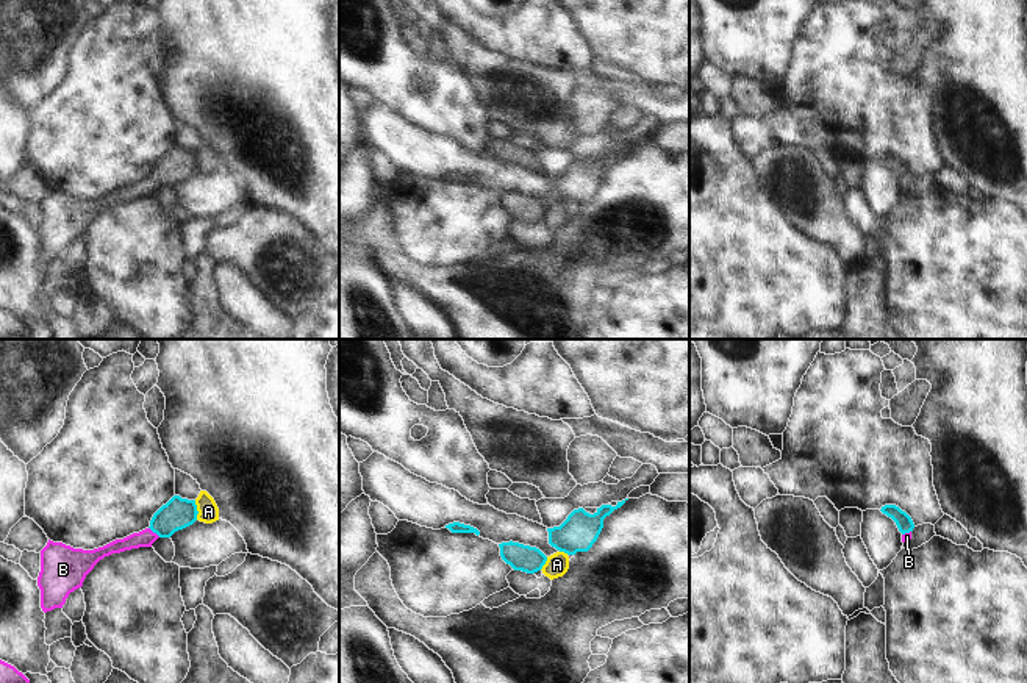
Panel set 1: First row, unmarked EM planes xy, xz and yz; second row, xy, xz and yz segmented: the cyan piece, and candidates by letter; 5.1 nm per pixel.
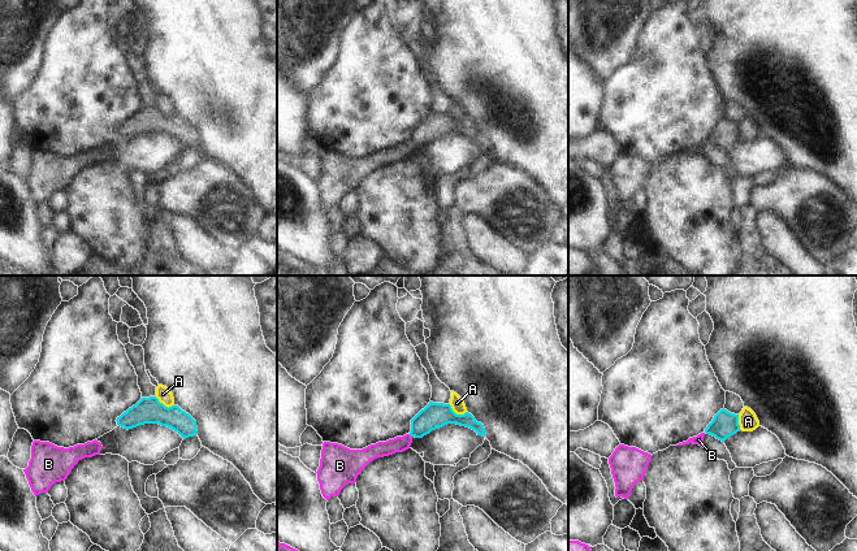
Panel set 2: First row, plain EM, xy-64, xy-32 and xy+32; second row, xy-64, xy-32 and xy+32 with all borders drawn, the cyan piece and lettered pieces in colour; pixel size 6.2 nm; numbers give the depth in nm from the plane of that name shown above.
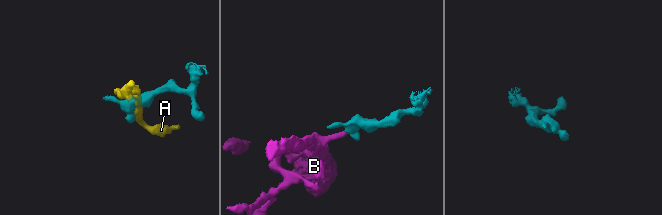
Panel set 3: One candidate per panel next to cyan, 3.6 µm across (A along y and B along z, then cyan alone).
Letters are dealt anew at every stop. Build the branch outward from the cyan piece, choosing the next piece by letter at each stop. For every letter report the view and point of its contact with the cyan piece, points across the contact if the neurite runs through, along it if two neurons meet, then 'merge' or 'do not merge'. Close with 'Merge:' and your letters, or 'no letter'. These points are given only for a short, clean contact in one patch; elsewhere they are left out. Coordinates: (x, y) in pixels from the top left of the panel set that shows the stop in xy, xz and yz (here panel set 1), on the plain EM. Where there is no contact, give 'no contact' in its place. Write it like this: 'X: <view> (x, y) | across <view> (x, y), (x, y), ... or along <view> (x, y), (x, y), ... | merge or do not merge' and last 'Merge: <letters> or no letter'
A: xy (196, 160) | along xy (194, 150), (197, 169) | do not merge
B: xy (155, 182) | across xy (178, 163), (155, 182), (146, 188) | merge
Merge: B

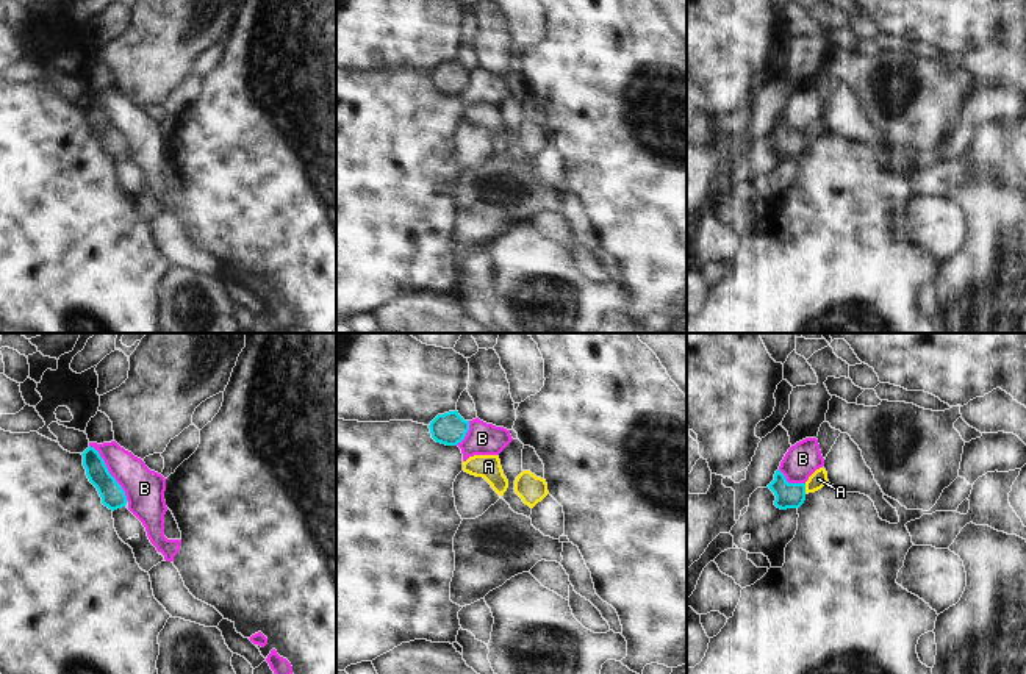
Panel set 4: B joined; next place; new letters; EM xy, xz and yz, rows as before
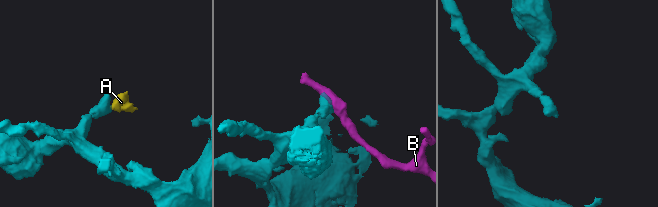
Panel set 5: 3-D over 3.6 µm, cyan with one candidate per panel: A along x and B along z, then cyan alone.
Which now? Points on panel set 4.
A: yz (804, 138) | across yz (787, 144), (804, 138), (818, 129) | merge
B: xy (108, 122) | along xy (89, 94), (99, 103), (129, 150) | do not merge
Merge: A

